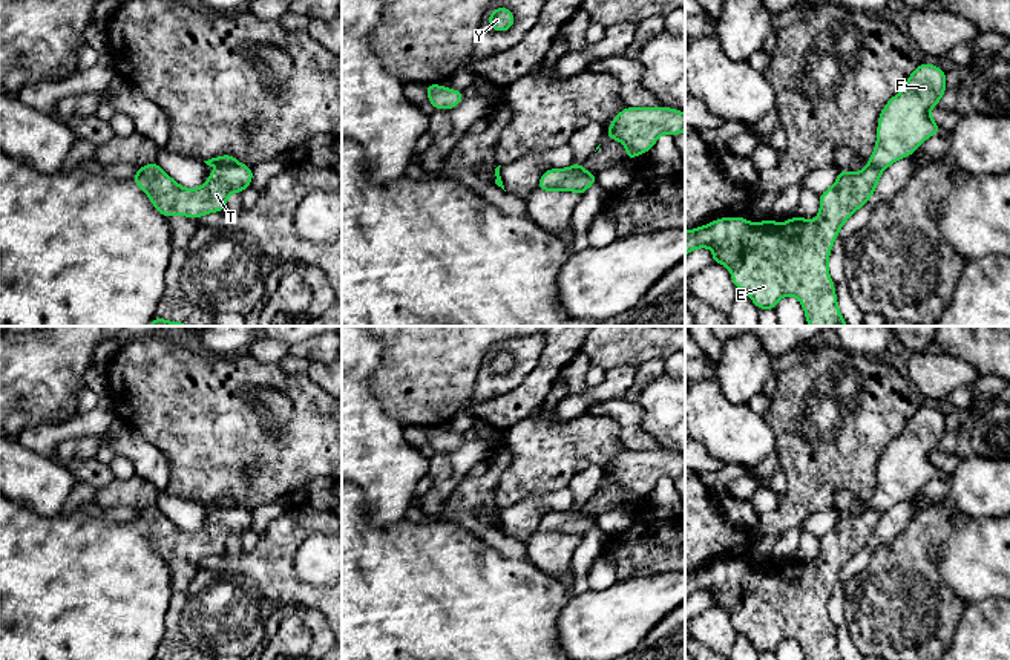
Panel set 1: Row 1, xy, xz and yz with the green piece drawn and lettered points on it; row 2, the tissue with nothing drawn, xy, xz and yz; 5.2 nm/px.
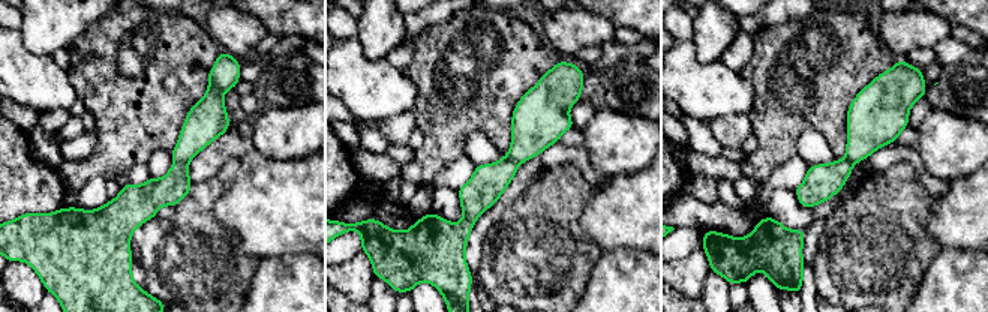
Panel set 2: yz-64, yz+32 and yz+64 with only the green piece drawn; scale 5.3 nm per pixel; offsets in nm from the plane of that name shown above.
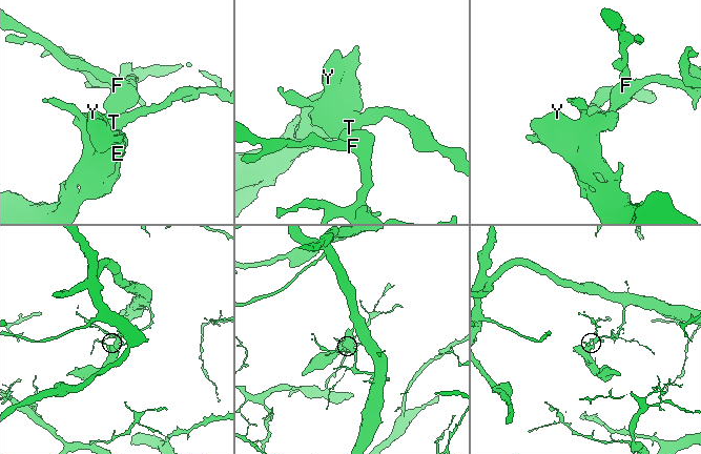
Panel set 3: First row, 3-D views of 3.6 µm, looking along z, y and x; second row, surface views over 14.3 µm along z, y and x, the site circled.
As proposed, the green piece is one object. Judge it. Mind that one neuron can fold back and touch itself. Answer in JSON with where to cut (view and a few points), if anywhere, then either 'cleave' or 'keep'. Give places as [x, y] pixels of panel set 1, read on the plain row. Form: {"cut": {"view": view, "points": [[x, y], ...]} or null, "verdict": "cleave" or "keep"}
{"cut": {"view": "yz", "points": [[869, 506], [882, 513]]}, "verdict": "cleave"}

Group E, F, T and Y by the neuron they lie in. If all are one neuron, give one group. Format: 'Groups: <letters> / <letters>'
Groups: E T Y / F

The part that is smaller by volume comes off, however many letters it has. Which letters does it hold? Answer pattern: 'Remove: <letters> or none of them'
Remove: E, T, Y

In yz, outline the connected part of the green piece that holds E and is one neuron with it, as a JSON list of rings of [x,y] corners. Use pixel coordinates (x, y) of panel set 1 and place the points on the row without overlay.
[[[872,507],[858,516],[840,513],[835,527],[818,537],[820,554],[815,564],[794,559],[785,567],[771,562],[753,567],[739,559],[687,573],[685,599],[697,591],[711,591],[713,606],[725,608],[734,629],[745,634],[759,652],[776,652],[782,640],[794,639],[806,660],[843,660],[829,619],[829,597],[843,567],[874,537],[881,515]]]

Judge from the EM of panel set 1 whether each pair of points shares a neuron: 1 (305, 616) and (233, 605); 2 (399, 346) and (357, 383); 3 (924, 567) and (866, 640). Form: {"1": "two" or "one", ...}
{"1": "two", "2": "two", "3": "one"}

